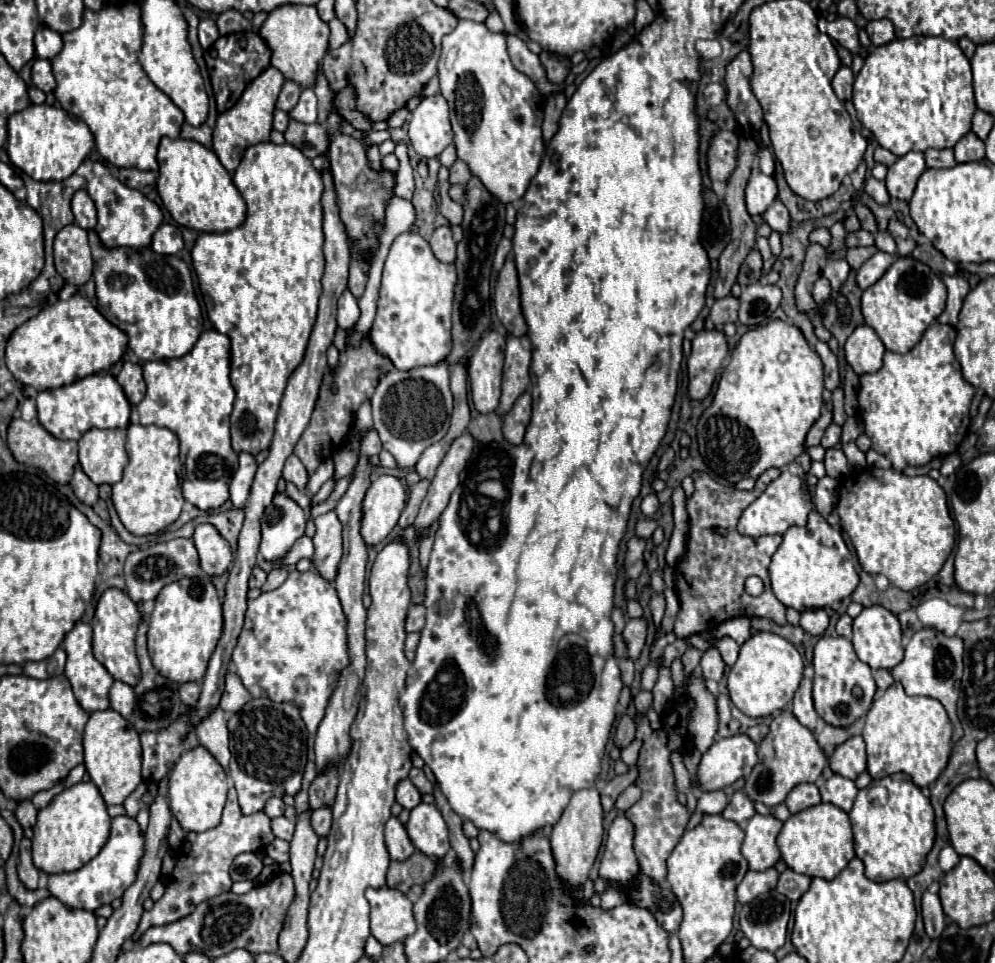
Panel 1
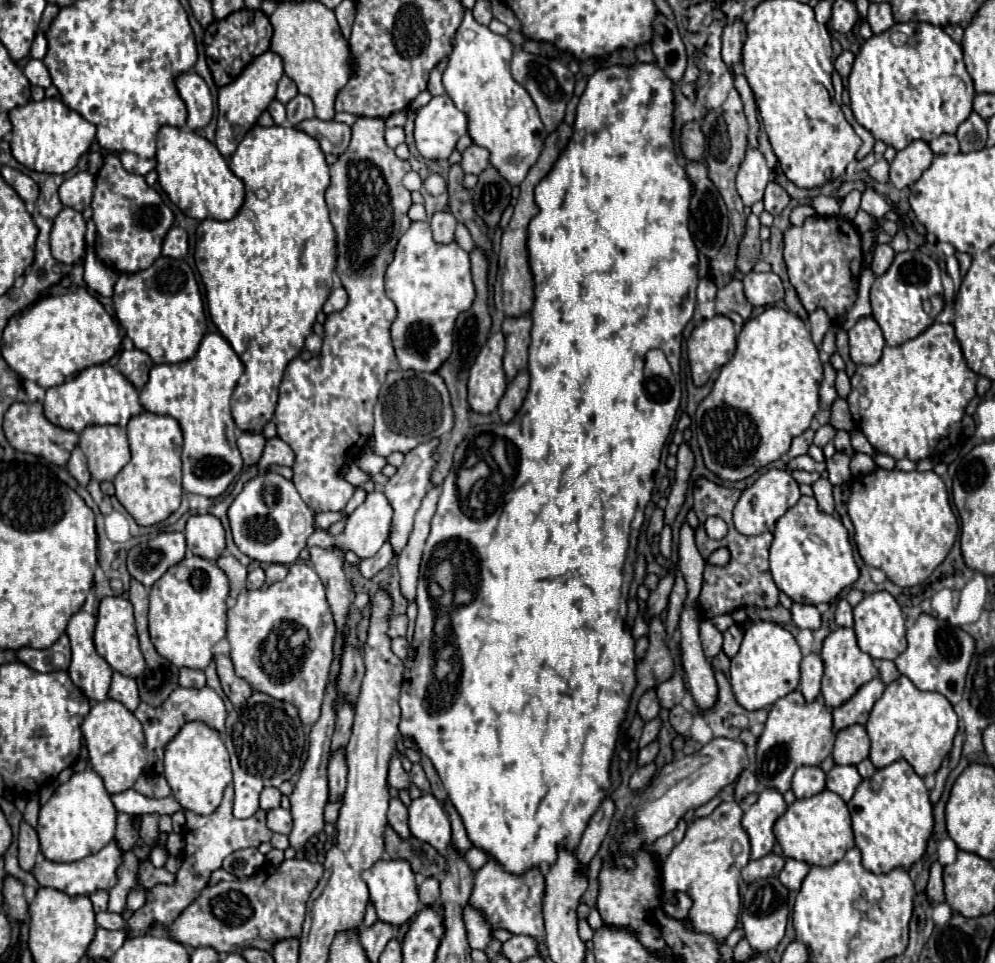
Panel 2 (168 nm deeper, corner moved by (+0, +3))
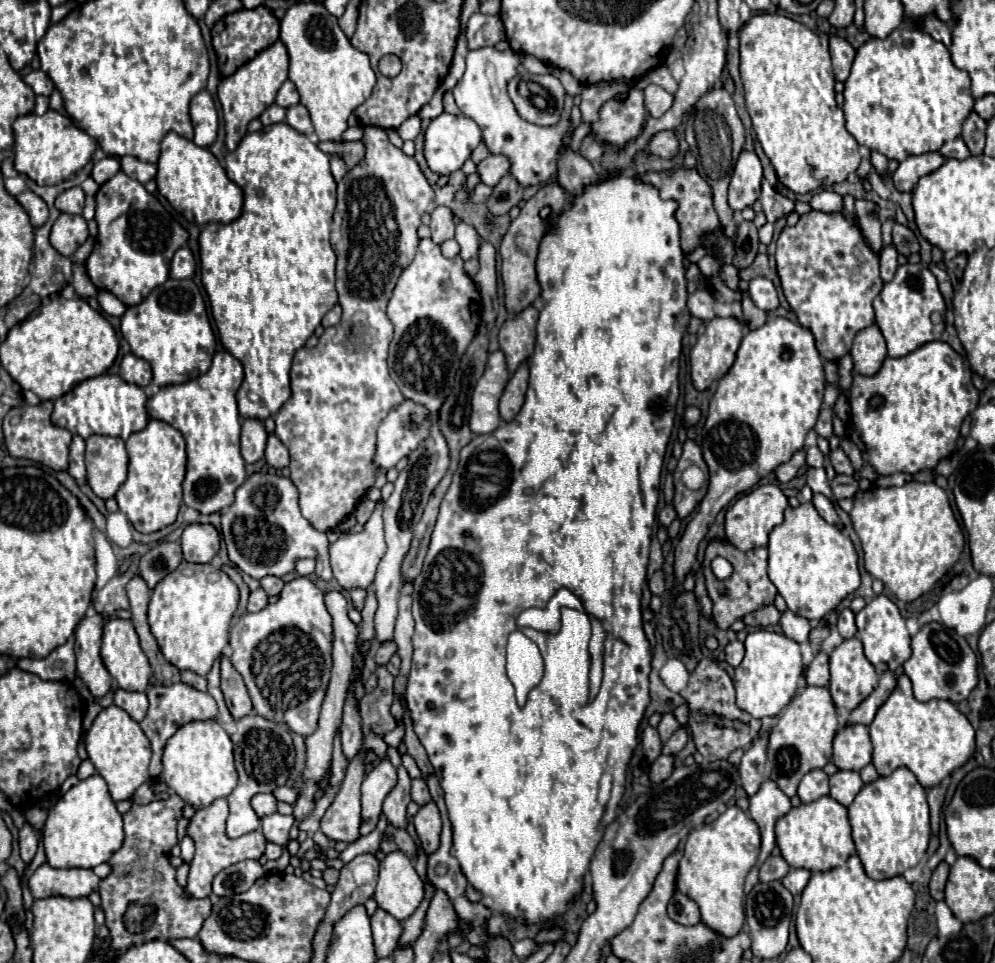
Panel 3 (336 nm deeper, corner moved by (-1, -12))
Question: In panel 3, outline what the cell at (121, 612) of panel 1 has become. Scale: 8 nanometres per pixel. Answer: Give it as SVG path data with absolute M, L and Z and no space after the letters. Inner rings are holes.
M110 620L104 626L102 660L122 690L146 692L152 668L140 648L134 624L130 620Z

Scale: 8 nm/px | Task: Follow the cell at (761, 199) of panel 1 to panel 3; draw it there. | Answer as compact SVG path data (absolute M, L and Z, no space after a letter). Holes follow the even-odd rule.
M742 150L728 188L728 204L734 212L752 206L760 198L760 180L762 180L762 164L754 152Z

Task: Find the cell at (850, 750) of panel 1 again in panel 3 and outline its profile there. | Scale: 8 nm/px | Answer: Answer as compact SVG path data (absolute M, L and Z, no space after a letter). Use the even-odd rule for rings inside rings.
M846 724L834 736L834 756L832 762L840 770L862 770L872 762L872 742L868 726Z

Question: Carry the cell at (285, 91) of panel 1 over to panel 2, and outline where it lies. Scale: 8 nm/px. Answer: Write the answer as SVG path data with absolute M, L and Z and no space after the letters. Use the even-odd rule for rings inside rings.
M283 77L277 87L277 101L287 105L295 95L297 95L297 85L289 77Z

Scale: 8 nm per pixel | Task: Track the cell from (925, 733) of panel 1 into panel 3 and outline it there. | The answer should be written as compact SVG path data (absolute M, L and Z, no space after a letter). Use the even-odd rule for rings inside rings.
M904 674L898 676L898 686L878 708L868 728L874 744L872 764L878 774L888 776L896 768L906 766L924 788L938 786L952 770L964 766L976 748L974 728L968 718L948 700L918 702L912 694L912 682Z

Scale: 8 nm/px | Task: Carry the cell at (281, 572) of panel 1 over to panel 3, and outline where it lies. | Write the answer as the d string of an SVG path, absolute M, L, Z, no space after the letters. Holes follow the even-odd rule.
M264 576L264 578L260 580L260 586L262 586L262 590L264 590L268 596L276 596L276 594L282 592L284 580L278 578L278 576Z

